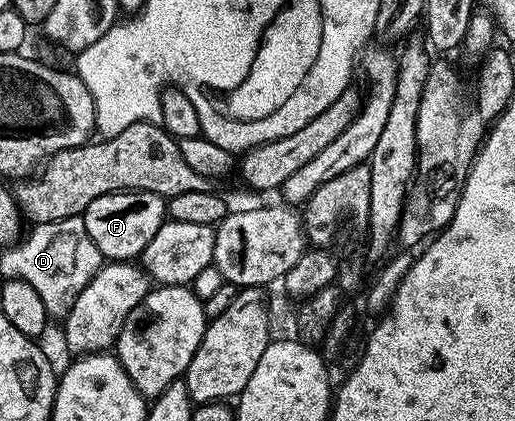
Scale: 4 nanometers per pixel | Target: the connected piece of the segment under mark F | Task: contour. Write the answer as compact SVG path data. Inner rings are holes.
M116 191L103 197L95 197L84 213L87 233L98 246L106 260L133 261L146 245L159 233L167 219L167 203L161 196L146 191Z

